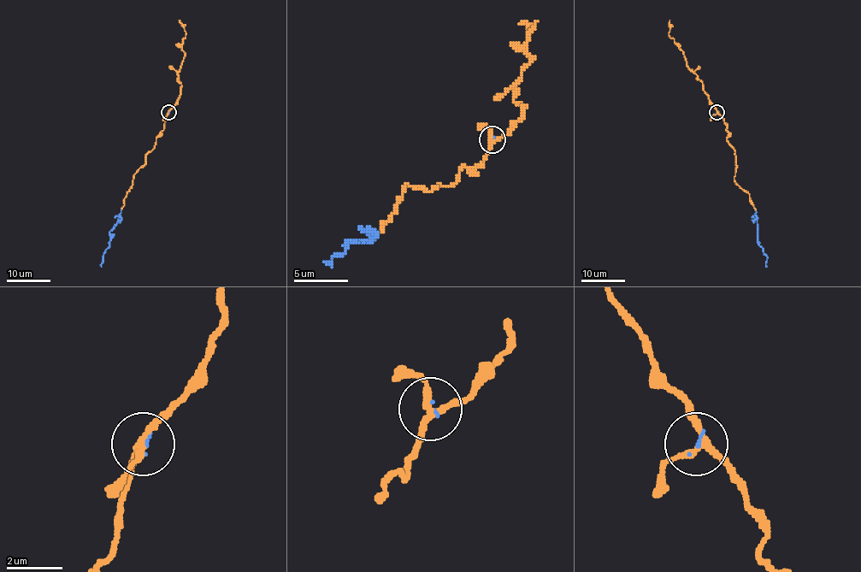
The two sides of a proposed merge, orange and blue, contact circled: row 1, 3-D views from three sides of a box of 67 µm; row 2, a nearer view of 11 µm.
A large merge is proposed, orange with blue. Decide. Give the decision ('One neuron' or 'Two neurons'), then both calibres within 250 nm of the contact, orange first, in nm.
One neuron. Thickness 200 nm (orange) against 60 nm

